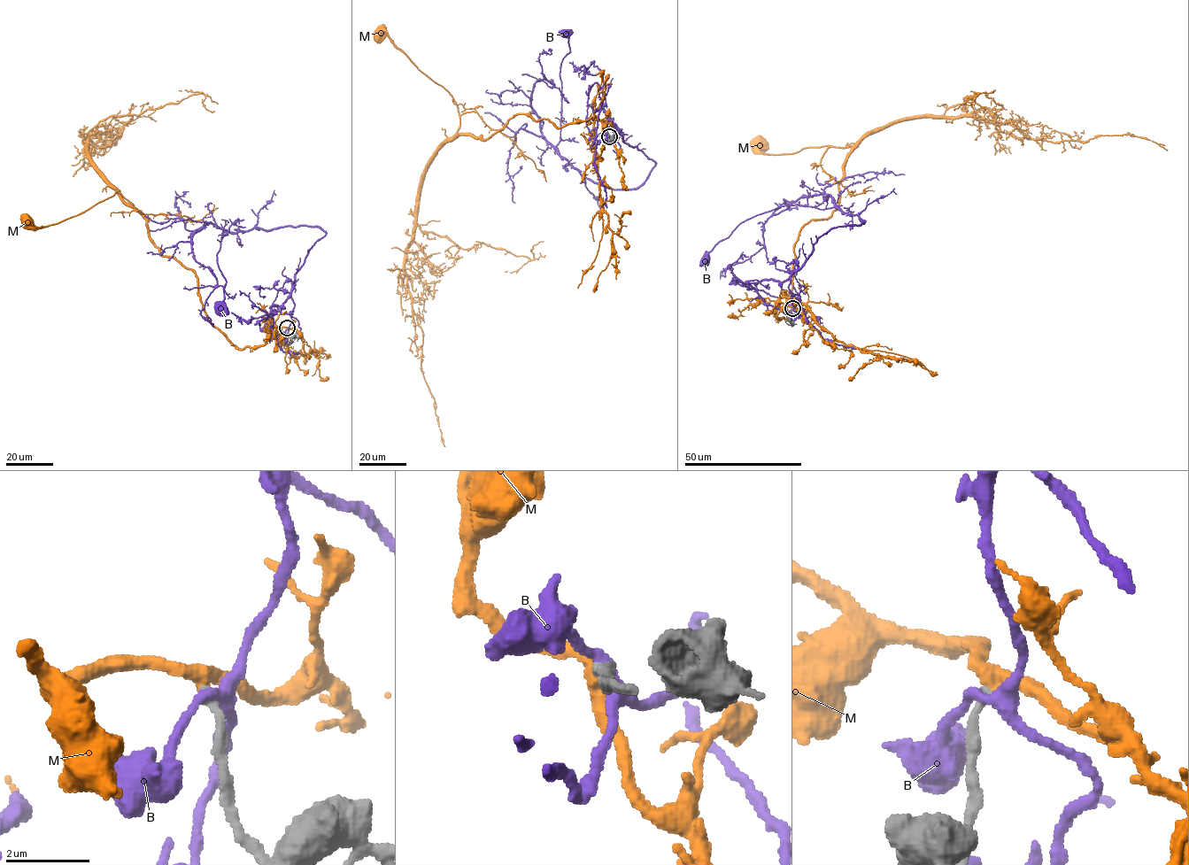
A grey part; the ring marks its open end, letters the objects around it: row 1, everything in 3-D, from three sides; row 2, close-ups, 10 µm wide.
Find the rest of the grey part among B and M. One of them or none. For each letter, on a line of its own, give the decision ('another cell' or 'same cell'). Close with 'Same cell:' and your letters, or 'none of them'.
B: another cell
M: same cell
Same cell: M

